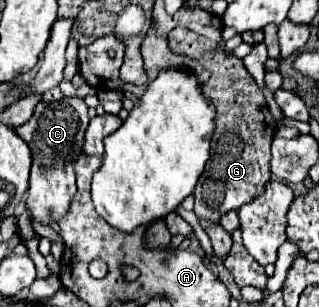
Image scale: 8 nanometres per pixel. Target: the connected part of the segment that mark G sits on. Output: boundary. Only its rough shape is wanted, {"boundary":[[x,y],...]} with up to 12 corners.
{"boundary":[[187,28],[175,54],[211,72],[197,218],[215,224],[271,178],[277,122],[243,62]]}

